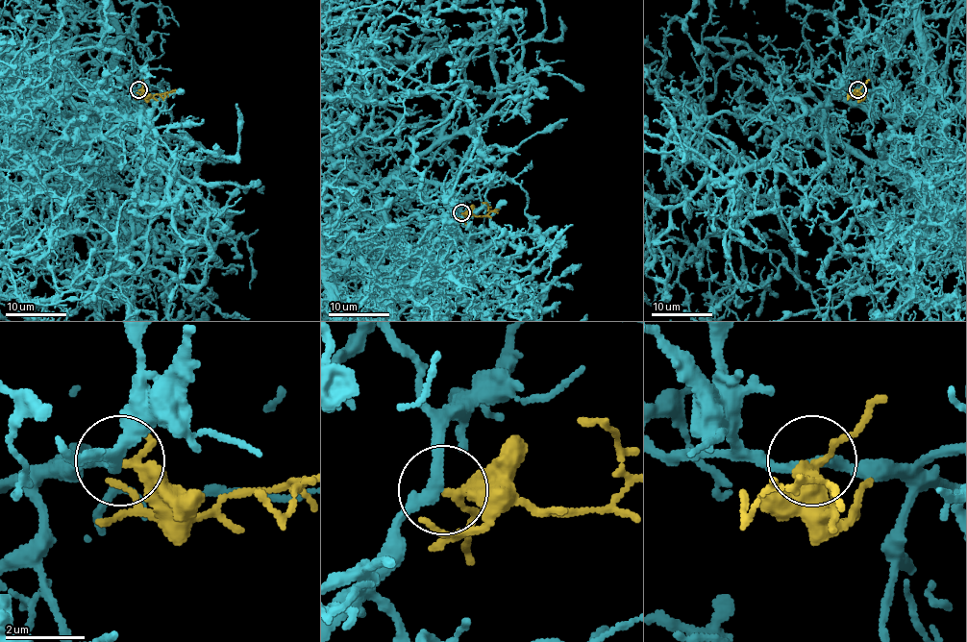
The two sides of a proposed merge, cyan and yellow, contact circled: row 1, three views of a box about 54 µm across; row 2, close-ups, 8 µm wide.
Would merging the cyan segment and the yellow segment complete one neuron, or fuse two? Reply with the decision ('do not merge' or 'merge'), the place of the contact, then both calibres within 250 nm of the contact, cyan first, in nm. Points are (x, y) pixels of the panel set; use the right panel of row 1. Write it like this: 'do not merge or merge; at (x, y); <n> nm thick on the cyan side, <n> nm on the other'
merge; at (857, 89); 240 nm thick on the cyan side, 200 nm on the other

